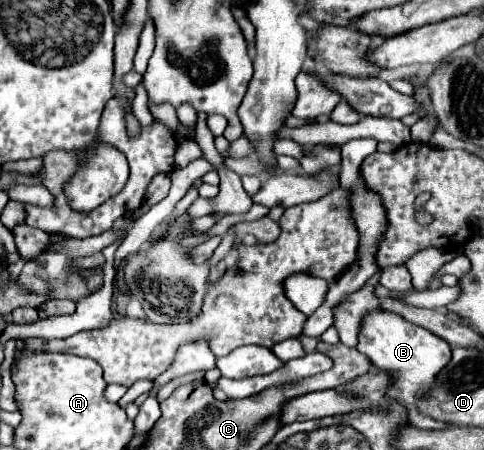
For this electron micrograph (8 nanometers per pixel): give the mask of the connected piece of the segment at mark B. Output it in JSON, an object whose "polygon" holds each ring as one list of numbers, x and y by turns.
{"polygon":[[373,309,373,311,365,313,365,317,361,321,357,351,367,355,377,369,389,371,393,375,393,385,389,387,389,391,393,387,401,389,401,401,403,401,405,409,409,411,409,425,413,425,417,429,449,427,447,423,435,421,427,415,421,415,417,411,417,403,415,403,415,397,427,393,435,375,449,363,449,359,451,359,449,343,435,337,431,331,421,329,415,323,409,323,401,315,393,315,391,311,385,311,385,309]]}

